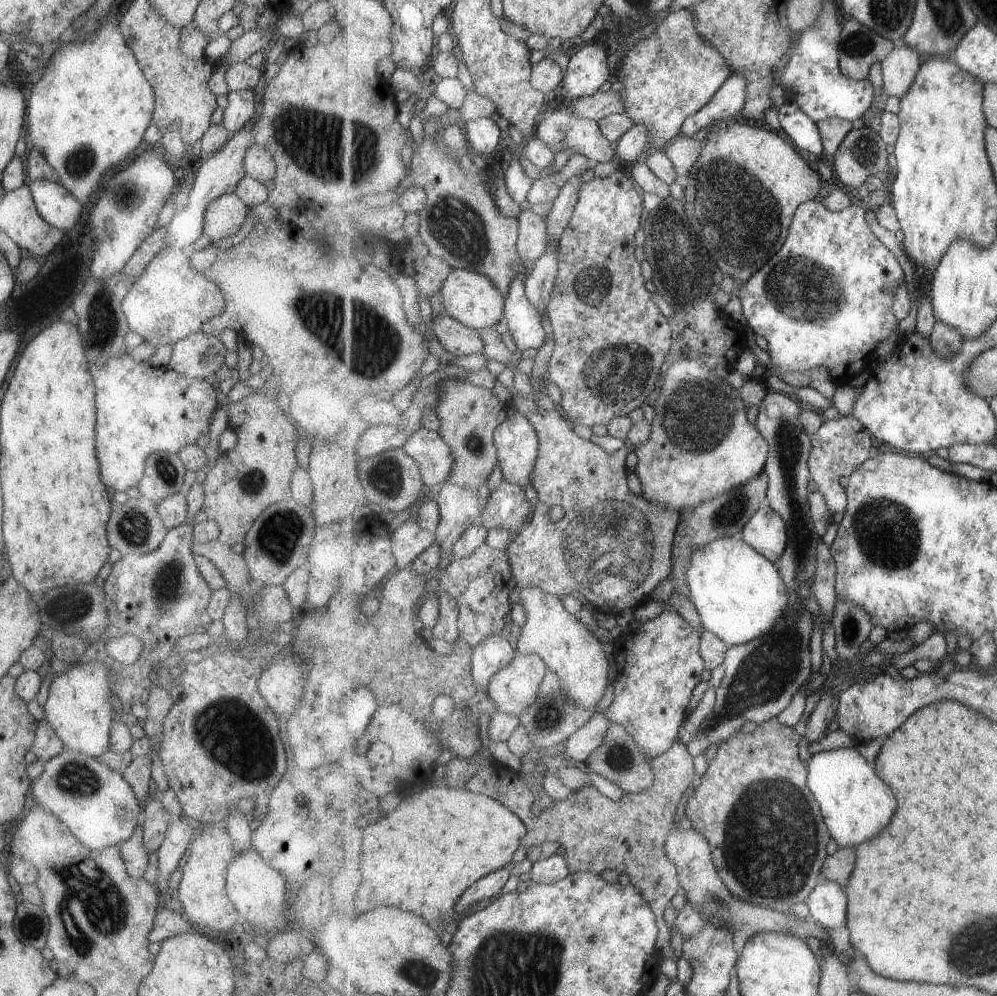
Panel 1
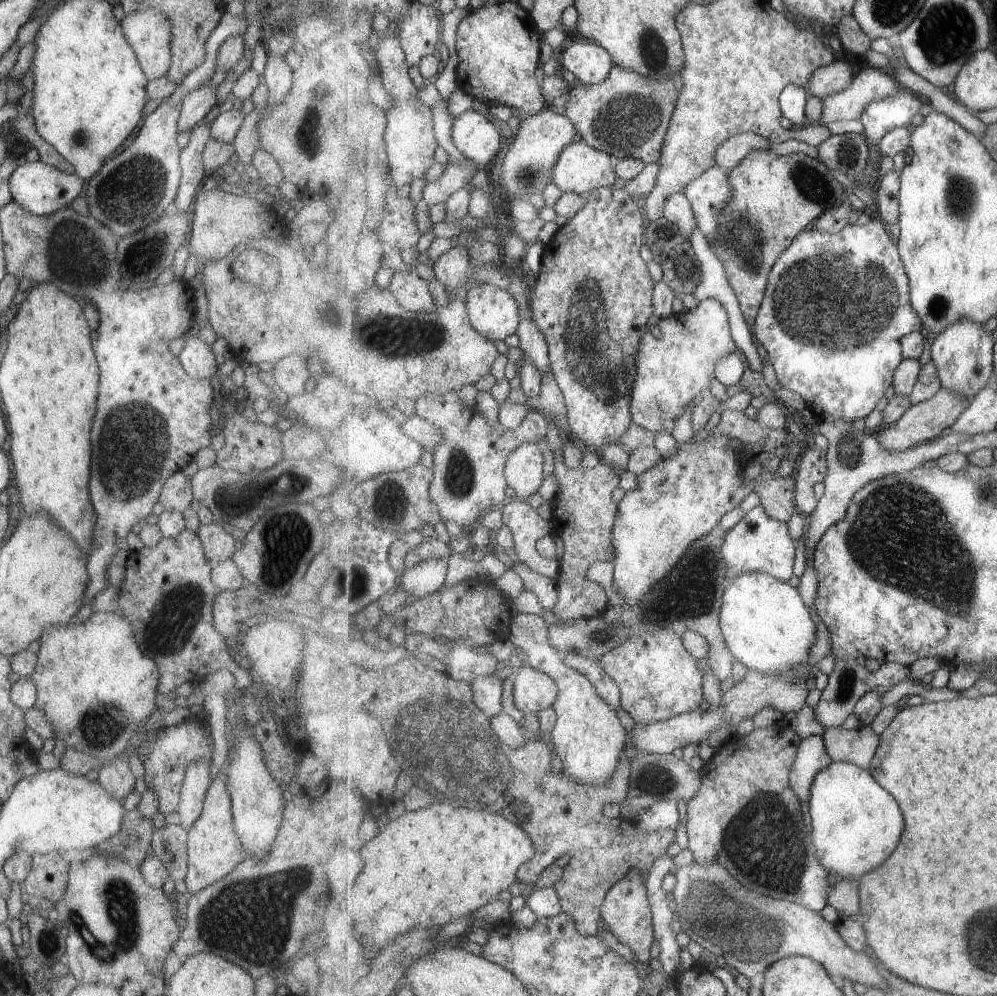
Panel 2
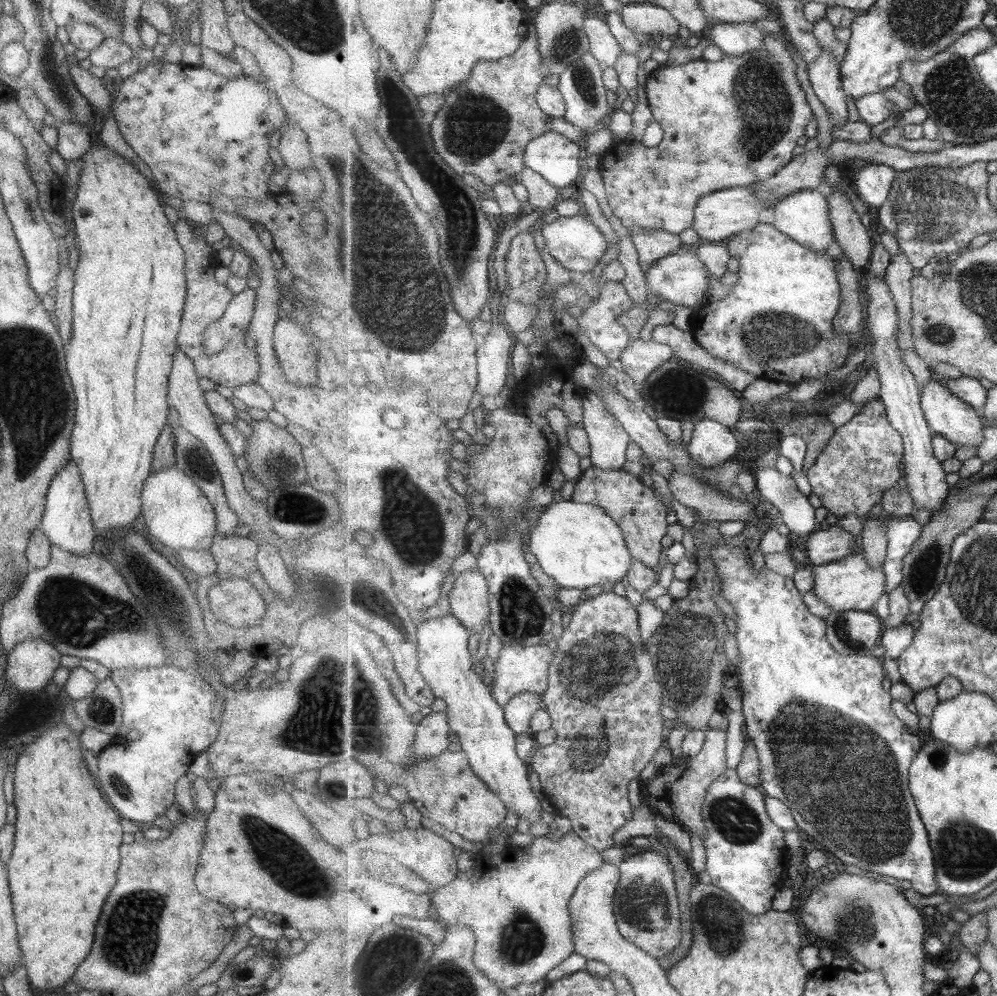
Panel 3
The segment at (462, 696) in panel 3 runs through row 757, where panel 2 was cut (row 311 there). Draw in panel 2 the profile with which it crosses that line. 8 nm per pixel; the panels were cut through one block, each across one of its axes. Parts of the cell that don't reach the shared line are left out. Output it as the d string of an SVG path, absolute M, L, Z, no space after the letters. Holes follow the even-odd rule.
M479 282L467 295L471 322L486 337L505 340L521 326L522 309L510 290Z

